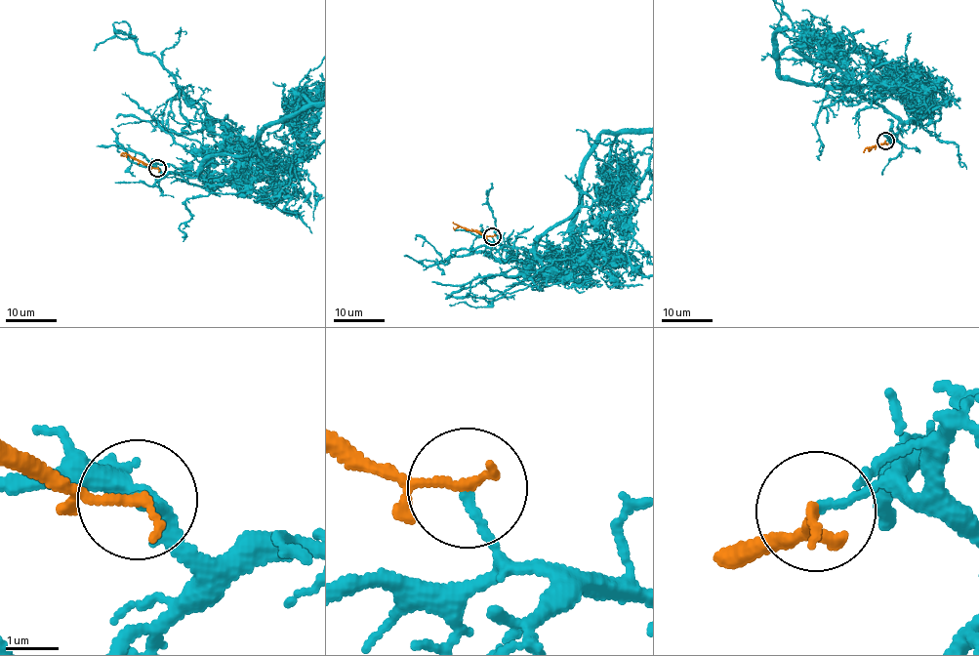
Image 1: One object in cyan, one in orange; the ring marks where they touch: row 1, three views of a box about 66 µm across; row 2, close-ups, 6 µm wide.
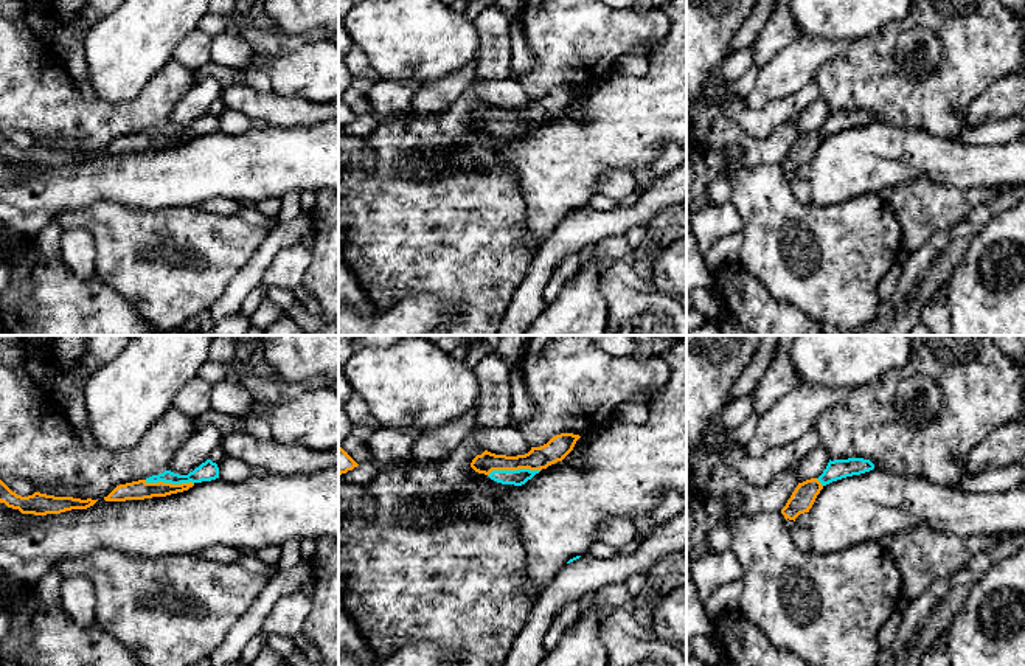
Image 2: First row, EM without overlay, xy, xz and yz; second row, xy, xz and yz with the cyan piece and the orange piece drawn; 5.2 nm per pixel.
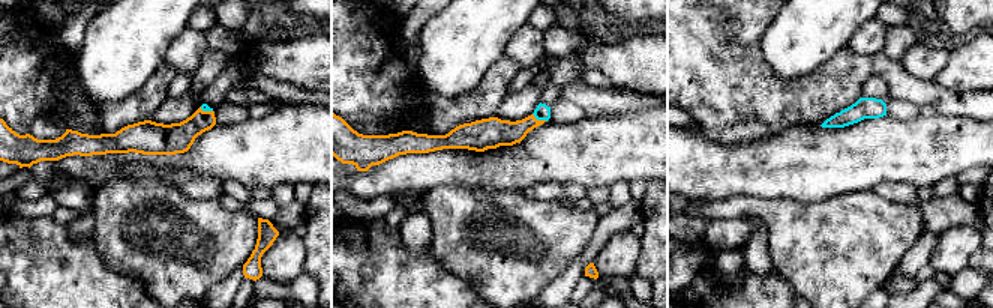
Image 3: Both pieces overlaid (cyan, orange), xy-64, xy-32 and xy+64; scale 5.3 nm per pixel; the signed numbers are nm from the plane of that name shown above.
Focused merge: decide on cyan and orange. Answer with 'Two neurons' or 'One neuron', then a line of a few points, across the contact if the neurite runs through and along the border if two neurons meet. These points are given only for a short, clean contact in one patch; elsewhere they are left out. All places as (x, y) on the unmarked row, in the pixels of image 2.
One neuron. Line: xz (519, 129), (513, 123), (538, 110)

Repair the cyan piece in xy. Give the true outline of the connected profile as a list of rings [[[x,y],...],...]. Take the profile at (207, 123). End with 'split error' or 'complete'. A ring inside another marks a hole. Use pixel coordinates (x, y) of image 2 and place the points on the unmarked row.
[[[207,112],[188,127],[179,127],[171,123],[152,127],[146,132],[138,132],[116,138],[106,154],[126,154],[126,152],[144,152],[152,149],[166,149],[171,146],[183,144],[193,140],[196,135],[211,134],[219,130],[219,120],[211,112]]]; split error

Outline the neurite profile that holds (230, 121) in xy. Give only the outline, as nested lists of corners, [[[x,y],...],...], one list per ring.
[[[225,109],[217,120],[219,130],[230,135],[238,135],[253,127],[253,123],[247,115],[231,109]]]

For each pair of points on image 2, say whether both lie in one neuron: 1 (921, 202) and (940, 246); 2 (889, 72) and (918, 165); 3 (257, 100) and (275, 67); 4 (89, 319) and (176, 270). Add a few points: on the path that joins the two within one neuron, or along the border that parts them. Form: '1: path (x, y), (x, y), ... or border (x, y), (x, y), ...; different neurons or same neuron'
1: border (968, 216), (935, 232), (909, 253); different neurons
2: border (875, 120), (884, 124), (920, 128), (943, 137); different neurons
3: border (272, 90), (308, 100); different neurons
4: border (97, 275), (117, 291), (143, 319); different neurons

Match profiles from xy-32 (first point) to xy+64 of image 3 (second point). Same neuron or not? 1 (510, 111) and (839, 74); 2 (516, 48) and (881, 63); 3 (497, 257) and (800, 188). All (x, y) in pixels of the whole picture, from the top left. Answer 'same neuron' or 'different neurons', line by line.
1: different neurons
2: different neurons
3: different neurons

